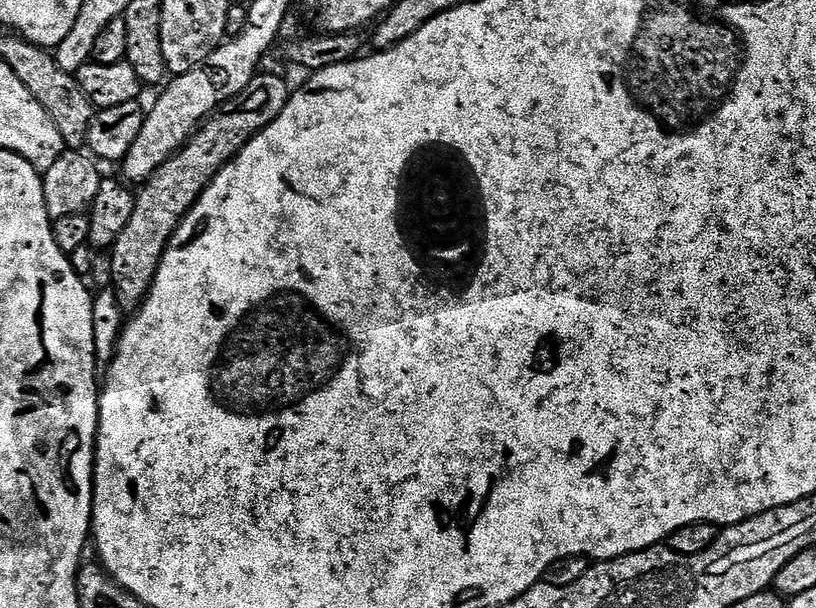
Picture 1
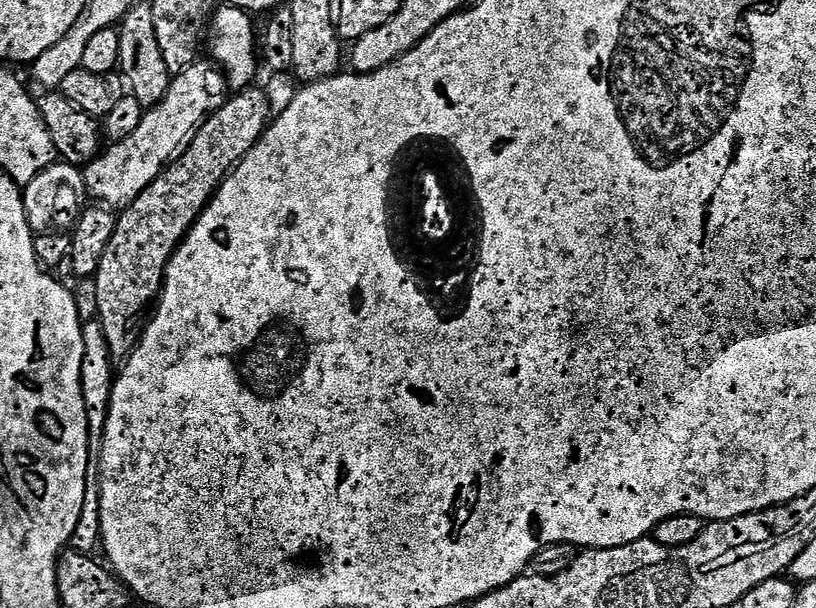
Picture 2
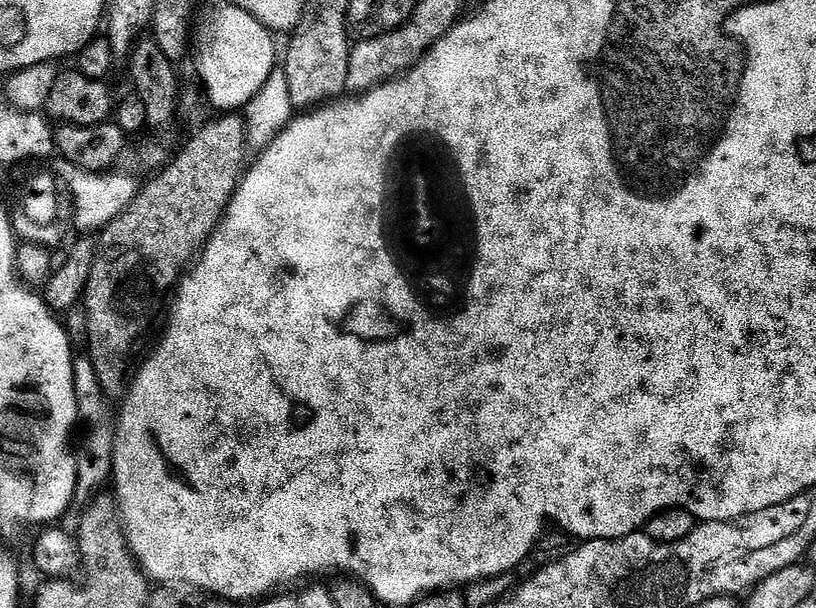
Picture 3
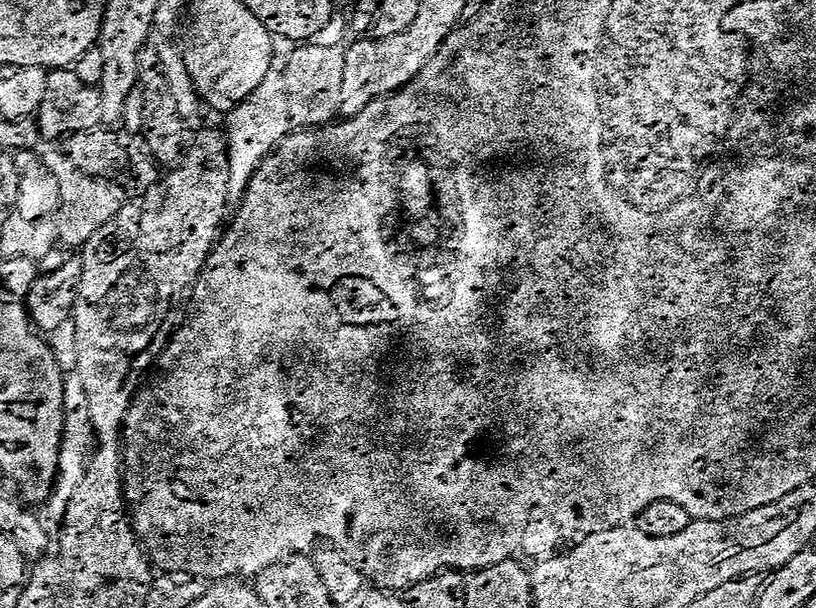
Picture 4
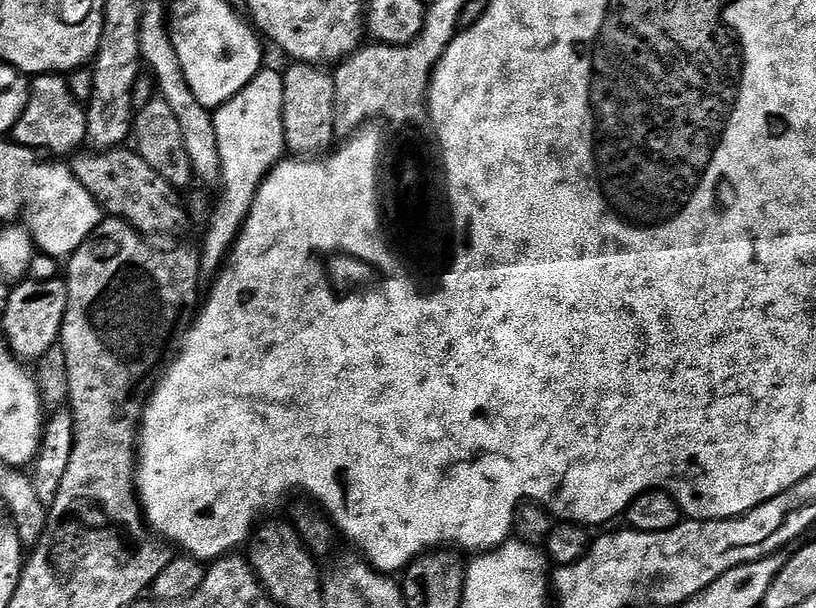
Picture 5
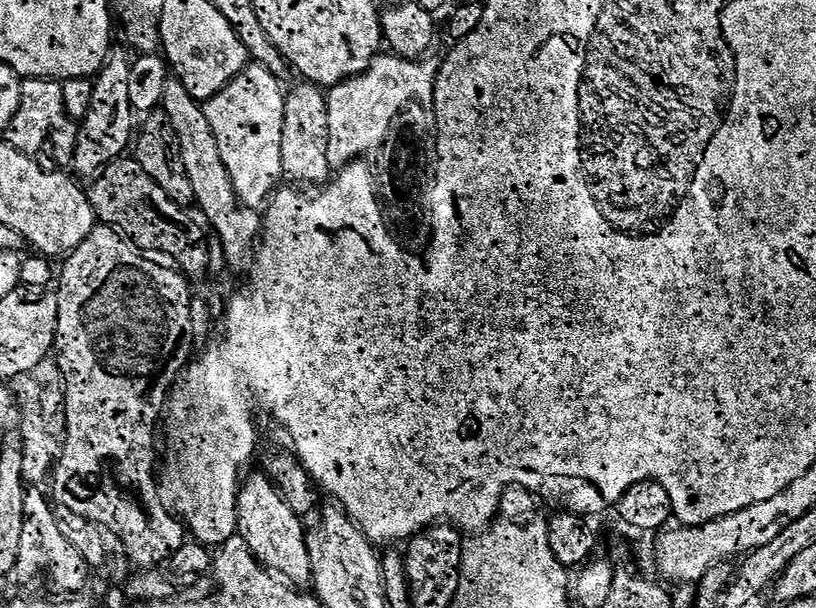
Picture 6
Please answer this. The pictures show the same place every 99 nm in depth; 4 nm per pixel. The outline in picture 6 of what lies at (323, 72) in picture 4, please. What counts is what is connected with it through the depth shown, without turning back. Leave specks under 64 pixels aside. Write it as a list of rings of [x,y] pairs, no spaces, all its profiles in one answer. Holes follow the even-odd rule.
[[[299,83],[292,89],[289,87],[284,98],[284,125],[282,126],[284,176],[300,186],[305,186],[304,184],[324,186],[330,180],[330,169],[326,158],[326,146],[330,138],[328,97],[325,89],[318,84]]]

